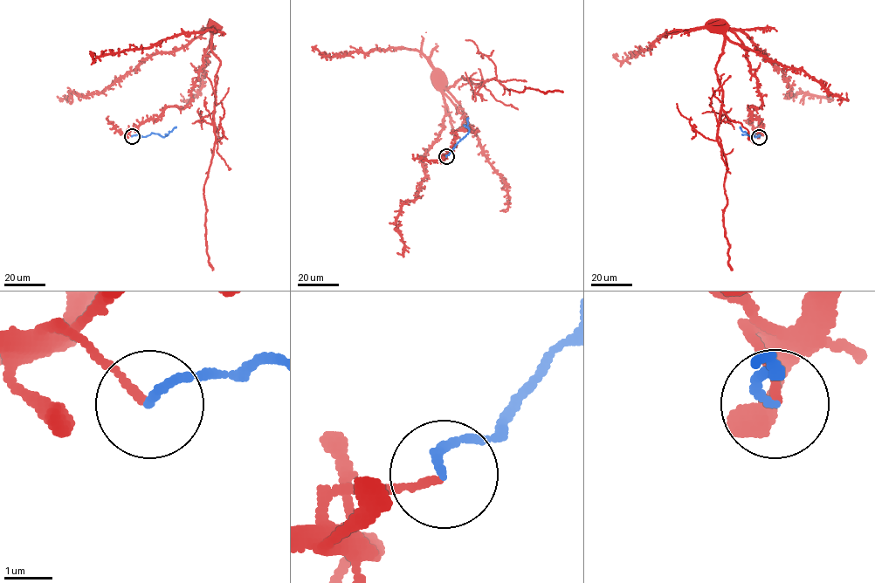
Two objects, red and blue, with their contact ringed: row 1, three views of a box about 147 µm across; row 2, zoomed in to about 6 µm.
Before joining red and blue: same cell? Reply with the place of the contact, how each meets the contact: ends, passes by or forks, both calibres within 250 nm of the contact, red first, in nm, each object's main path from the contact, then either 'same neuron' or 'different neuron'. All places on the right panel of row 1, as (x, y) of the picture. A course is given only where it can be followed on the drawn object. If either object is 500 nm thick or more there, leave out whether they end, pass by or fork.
at (759, 137); red ends there; blue ends there; 130 nm thick on the red side, 170 nm on the other; red runs (760, 137), (762, 128), (749, 107), (761, 107), (761, 99), (742, 42), (727, 29), (709, 24); blue runs (760, 137), (754, 136), (754, 133), (750, 137), (740, 127); different neuron

